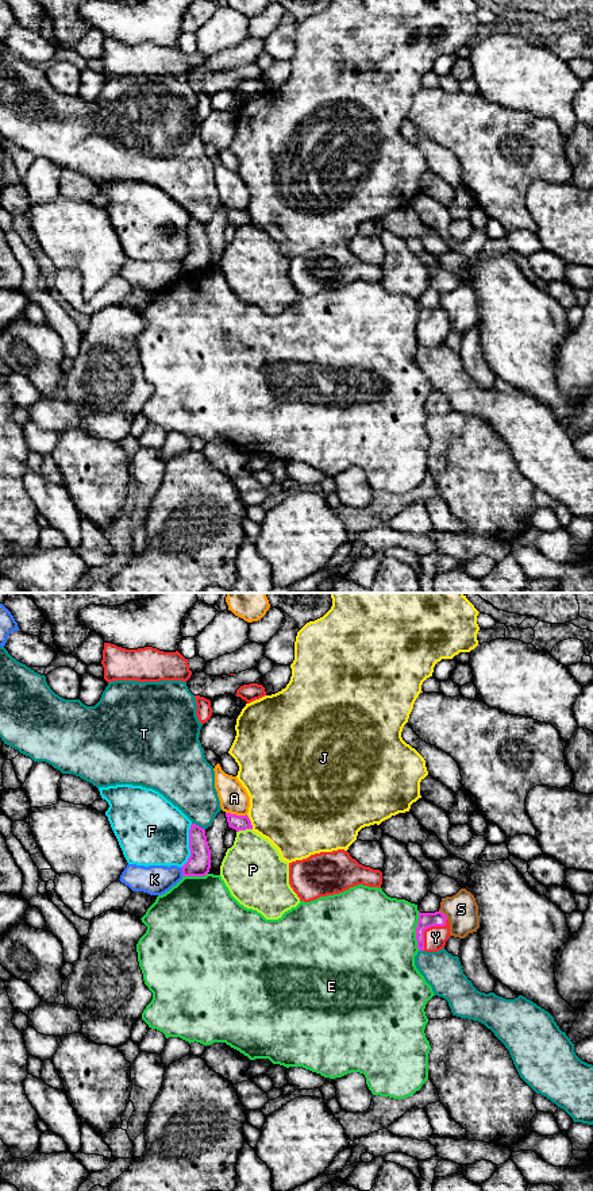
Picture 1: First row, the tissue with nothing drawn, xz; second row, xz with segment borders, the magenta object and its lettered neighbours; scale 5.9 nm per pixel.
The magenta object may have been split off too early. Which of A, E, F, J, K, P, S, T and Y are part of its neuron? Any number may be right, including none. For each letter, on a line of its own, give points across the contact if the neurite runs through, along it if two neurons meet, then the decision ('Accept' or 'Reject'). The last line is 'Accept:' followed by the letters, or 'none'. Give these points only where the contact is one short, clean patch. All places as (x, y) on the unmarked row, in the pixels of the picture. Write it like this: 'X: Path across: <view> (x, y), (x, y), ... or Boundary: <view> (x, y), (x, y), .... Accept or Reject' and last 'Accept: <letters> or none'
A: Reject
E: Reject
F: Boundary: xz (192, 219), (189, 224), (189, 253), (181, 262). Reject
J: Reject
K: Boundary: xz (180, 262), (183, 270). Reject
P: Reject
S: Reject
T: Reject
Y: Accept
Accept: Y

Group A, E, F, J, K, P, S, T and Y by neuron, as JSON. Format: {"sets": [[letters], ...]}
{"sets": [["A"], ["E"], ["F"], ["J"], ["K"], ["P"], ["S"], ["T"], ["Y"]]}

